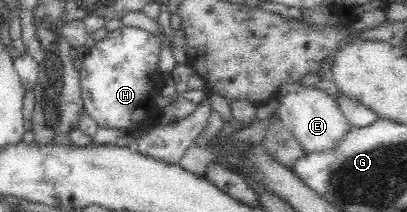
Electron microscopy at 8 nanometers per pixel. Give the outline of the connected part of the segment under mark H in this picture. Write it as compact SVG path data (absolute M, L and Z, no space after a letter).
M121 24L89 49L80 70L81 99L84 112L98 126L134 132L159 122L161 107L157 98L166 78L159 69L161 46L158 36Z

